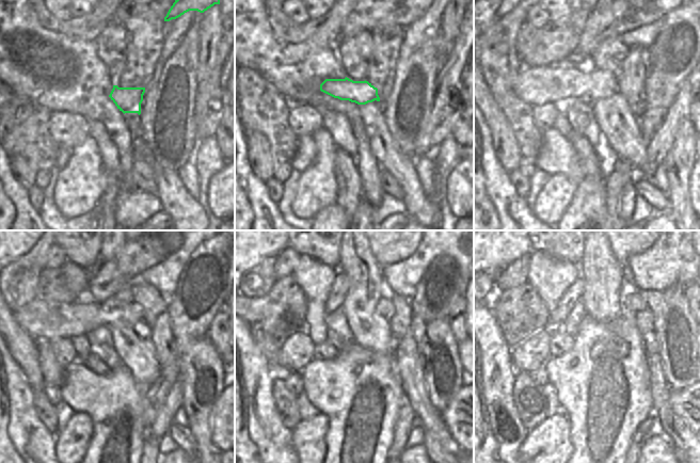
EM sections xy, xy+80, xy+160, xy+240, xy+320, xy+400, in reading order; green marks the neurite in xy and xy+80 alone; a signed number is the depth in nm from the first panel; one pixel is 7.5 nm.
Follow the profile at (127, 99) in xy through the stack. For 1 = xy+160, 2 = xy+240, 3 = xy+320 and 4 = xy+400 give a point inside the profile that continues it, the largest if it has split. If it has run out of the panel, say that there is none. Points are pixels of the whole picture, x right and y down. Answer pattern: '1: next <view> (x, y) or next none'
1: next xy+160 (558, 83)
2: next xy+240 (42, 320)
3: next xy+320 (264, 314)
4: next xy+400 (633, 301)

